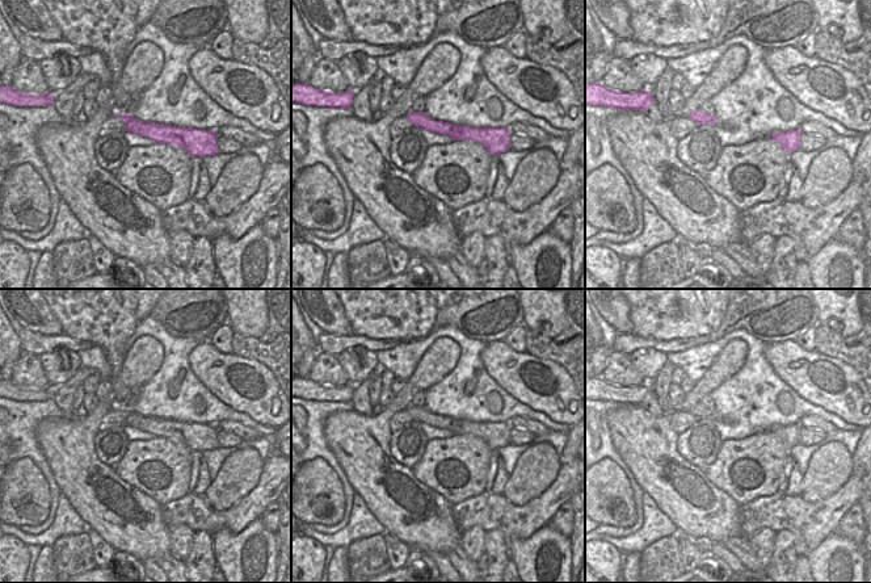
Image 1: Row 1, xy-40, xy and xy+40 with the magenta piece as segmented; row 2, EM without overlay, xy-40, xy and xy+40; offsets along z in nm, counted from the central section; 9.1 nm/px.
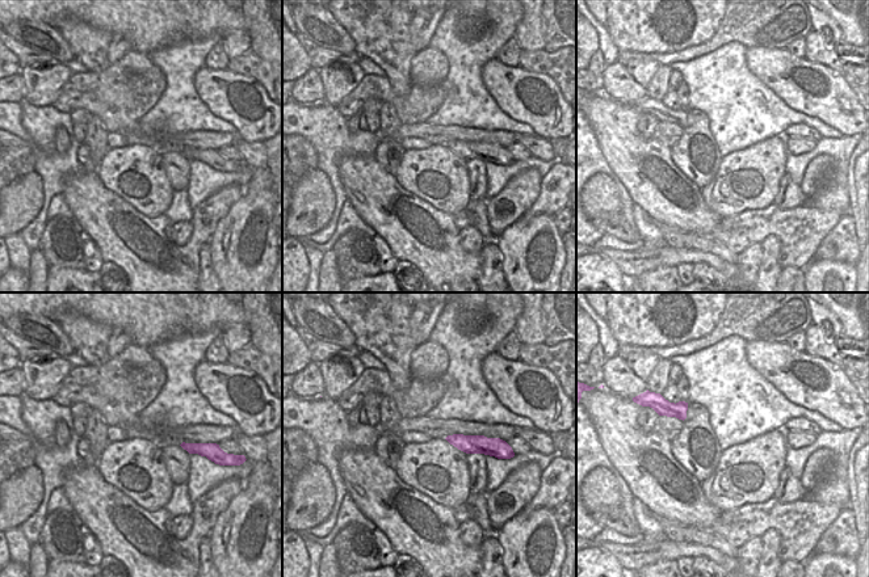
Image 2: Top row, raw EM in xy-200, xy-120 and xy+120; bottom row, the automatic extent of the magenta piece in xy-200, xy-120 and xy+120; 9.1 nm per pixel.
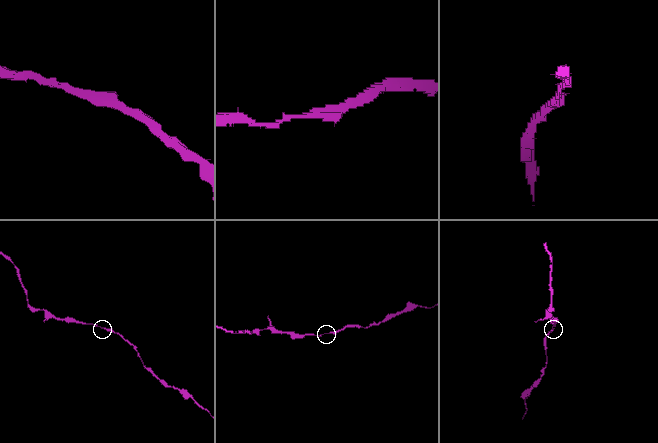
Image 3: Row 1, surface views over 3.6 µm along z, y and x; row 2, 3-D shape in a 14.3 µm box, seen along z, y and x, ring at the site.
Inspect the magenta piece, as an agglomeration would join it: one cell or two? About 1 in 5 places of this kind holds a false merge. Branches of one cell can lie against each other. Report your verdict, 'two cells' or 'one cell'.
one cell

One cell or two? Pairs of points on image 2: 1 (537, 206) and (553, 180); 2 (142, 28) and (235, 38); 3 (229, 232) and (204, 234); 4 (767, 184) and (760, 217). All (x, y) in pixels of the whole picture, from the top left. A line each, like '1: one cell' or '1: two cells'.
1: one cell
2: two cells
3: two cells
4: two cells

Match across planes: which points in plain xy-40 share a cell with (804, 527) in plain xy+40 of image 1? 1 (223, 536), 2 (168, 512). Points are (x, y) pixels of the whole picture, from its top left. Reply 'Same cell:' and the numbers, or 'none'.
Same cell: 2

